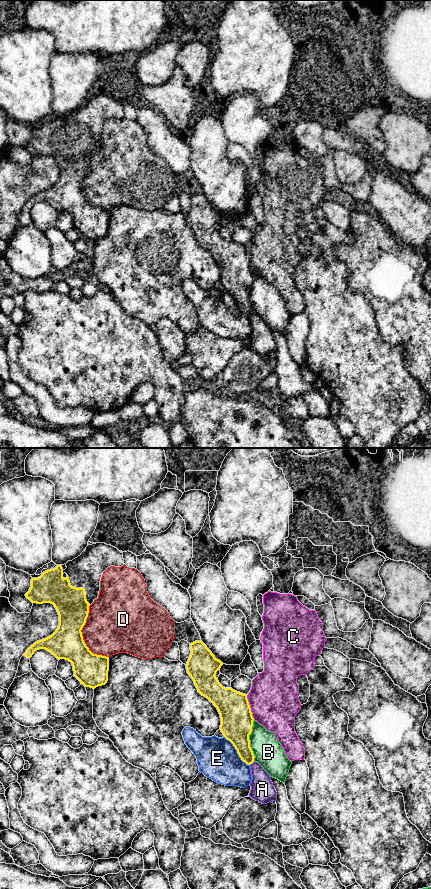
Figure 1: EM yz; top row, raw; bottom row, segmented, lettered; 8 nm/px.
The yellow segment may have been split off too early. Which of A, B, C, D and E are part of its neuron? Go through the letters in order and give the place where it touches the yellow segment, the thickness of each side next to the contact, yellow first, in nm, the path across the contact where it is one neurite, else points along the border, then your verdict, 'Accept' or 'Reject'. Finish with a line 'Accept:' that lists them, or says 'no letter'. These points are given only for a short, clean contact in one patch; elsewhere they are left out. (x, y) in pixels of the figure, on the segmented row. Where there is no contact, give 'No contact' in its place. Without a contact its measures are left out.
A: Touches yellow at yz (251, 763). Thickness 170 nm (yellow) against 190 nm. Path across: yz (238, 735), (251, 763), (260, 777), (262, 789). Accept
B: Touches yellow at yz (249, 740). Thickness 260 nm (yellow) against 240 nm. Reject
C: Touches yellow at yz (249, 707). Thickness 260 nm (yellow) against 400 nm. Reject
D: Touches yellow at yz (82, 637). Thickness 260 nm (yellow) against 420 nm. Reject
E: Touches yellow at yz (237, 752). Thickness 260 nm (yellow) against 320 nm. Reject
Accept: A

